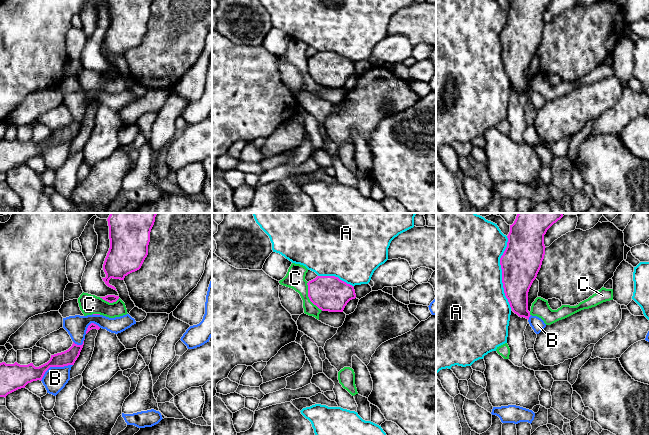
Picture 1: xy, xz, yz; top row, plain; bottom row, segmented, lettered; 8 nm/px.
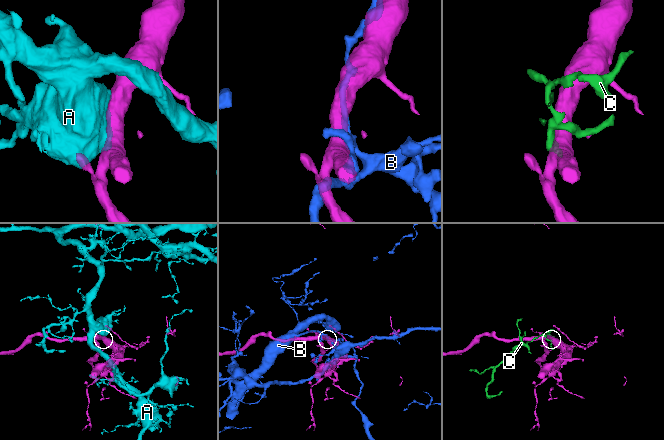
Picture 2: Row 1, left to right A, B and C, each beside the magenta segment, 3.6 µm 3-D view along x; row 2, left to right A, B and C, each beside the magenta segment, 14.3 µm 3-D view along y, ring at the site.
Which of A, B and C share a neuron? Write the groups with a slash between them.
A / B / C

